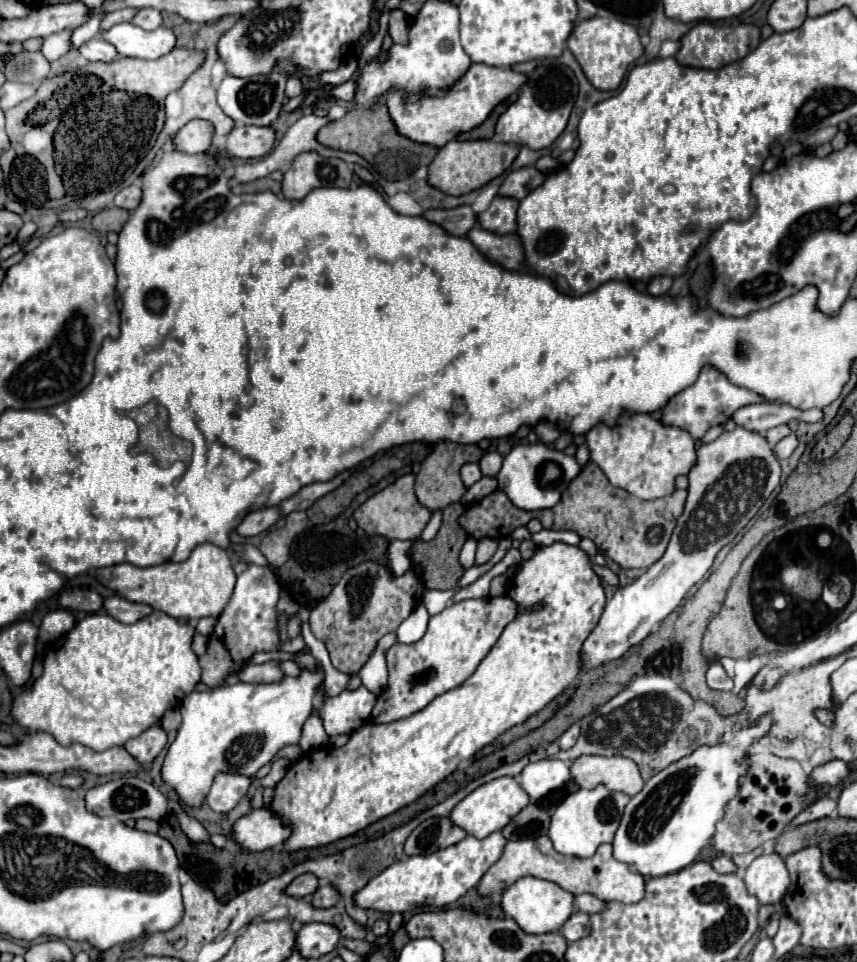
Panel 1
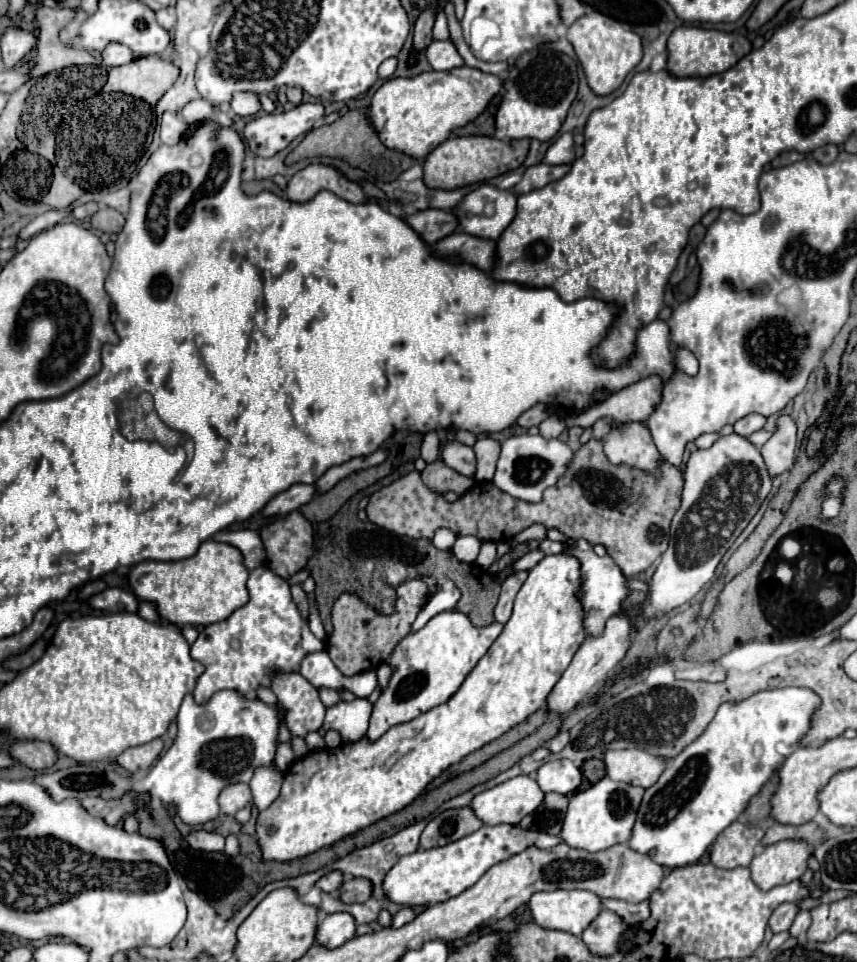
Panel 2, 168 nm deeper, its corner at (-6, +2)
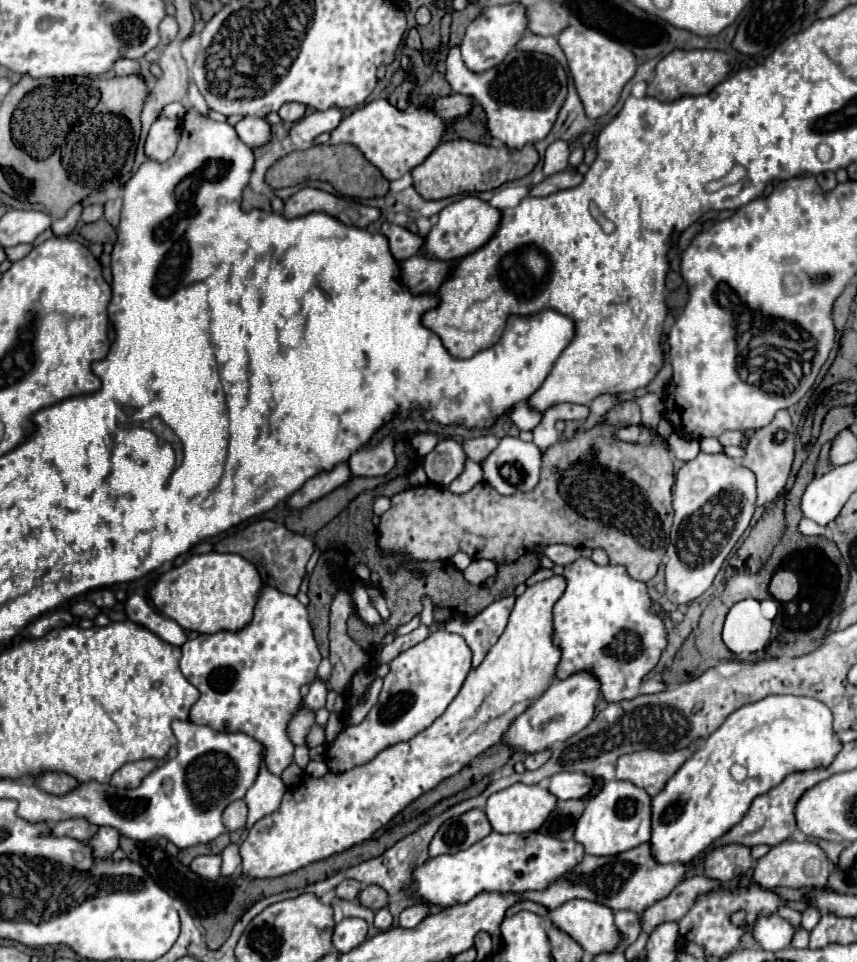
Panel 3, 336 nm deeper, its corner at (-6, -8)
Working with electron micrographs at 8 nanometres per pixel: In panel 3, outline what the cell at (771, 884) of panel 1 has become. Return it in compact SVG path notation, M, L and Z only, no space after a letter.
M782 842L774 846L766 856L756 860L754 866L754 882L762 888L822 888L828 880L830 872L830 860L826 854L812 842Z

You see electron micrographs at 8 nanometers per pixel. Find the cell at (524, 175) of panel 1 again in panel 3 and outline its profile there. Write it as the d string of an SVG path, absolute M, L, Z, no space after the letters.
M564 170L558 174L552 174L548 178L544 178L540 184L536 184L530 190L530 196L548 196L554 194L558 190L566 190L566 188L574 188L582 182L582 174L576 170Z

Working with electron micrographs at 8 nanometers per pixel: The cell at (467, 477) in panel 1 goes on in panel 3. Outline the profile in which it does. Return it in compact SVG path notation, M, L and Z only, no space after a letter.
M442 440L428 456L426 456L426 476L432 484L448 486L464 472L466 454L462 444L456 440Z

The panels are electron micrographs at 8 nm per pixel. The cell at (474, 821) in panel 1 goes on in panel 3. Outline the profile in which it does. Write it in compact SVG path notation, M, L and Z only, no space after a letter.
M514 784L502 792L496 792L488 798L486 802L486 816L490 820L490 826L494 832L498 834L510 834L510 832L534 832L538 830L546 816L554 810L554 796L550 796L548 790L540 788L540 786L528 786L528 784Z

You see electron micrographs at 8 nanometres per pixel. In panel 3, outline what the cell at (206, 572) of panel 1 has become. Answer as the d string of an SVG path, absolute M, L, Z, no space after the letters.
M208 552L208 554L192 554L190 558L186 558L182 566L174 566L172 570L164 572L158 578L158 582L150 588L150 598L164 616L176 620L184 630L198 632L198 634L214 634L220 630L234 632L252 620L252 608L256 604L260 586L262 586L262 580L258 576L258 570L246 558L238 554Z

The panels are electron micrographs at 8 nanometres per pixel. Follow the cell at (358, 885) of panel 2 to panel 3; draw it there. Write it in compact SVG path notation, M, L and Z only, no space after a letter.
M366 886L358 894L358 902L370 910L374 910L374 902L376 902L376 910L380 910L388 904L388 894L378 886Z

